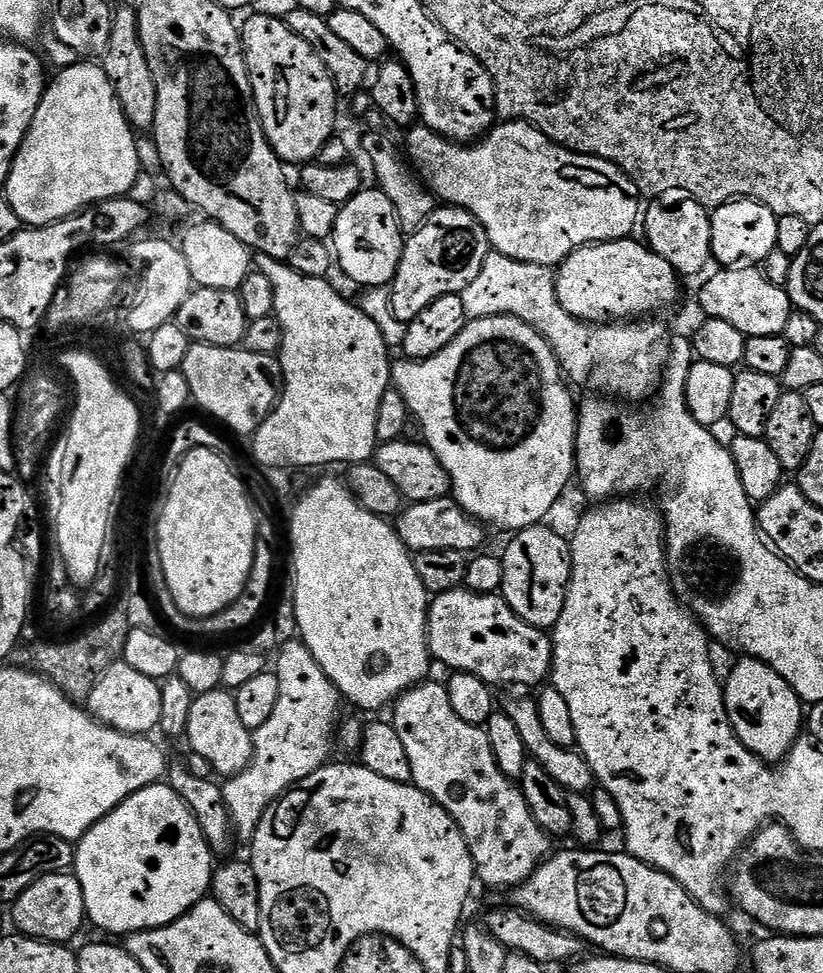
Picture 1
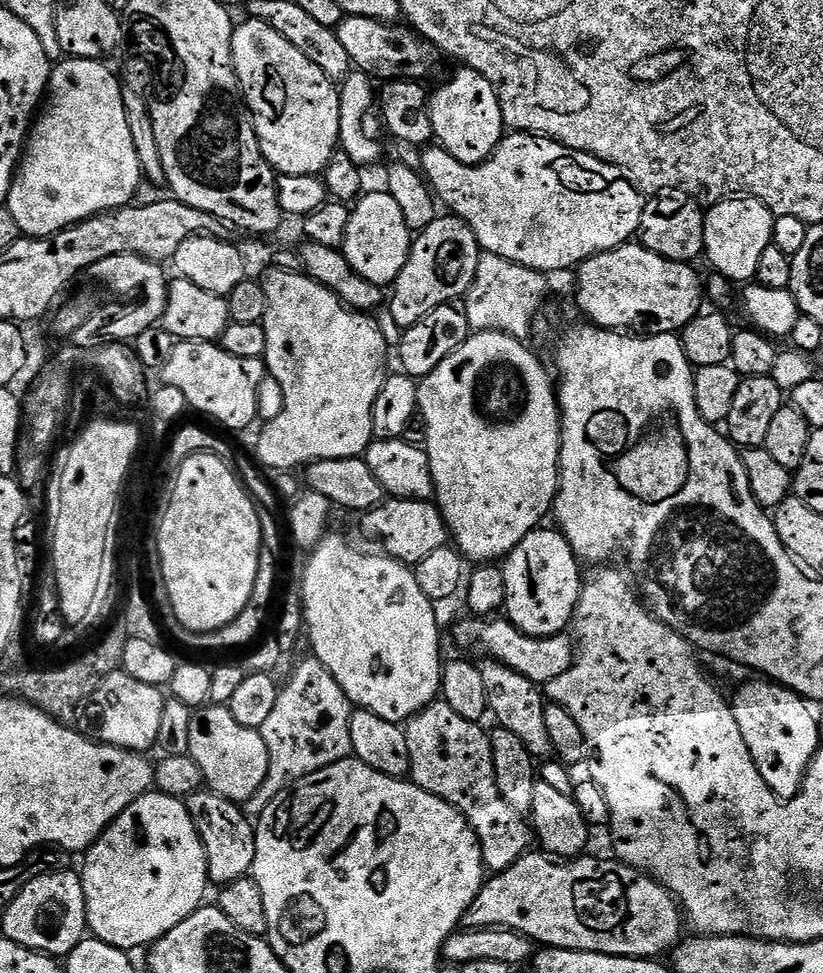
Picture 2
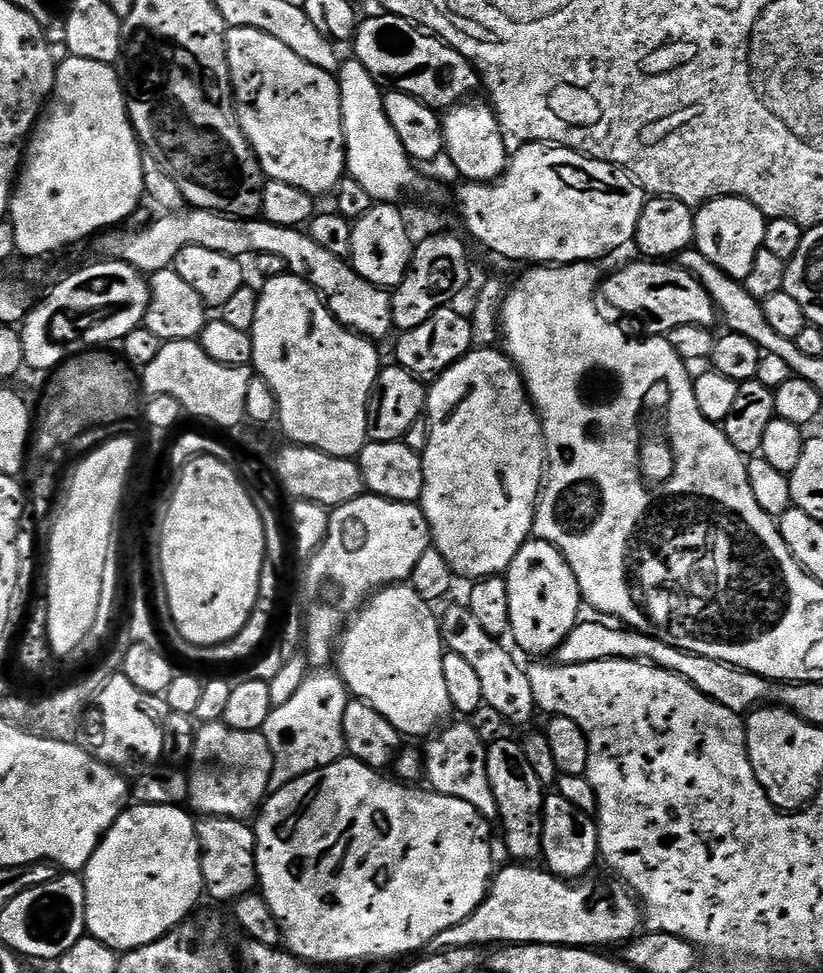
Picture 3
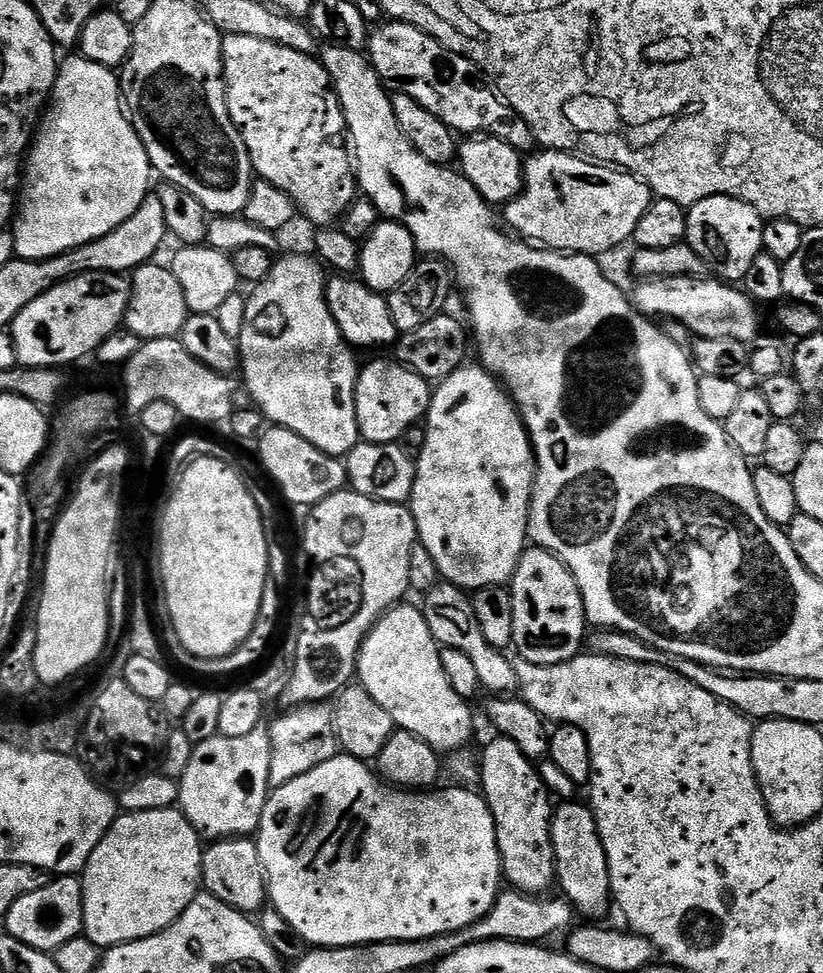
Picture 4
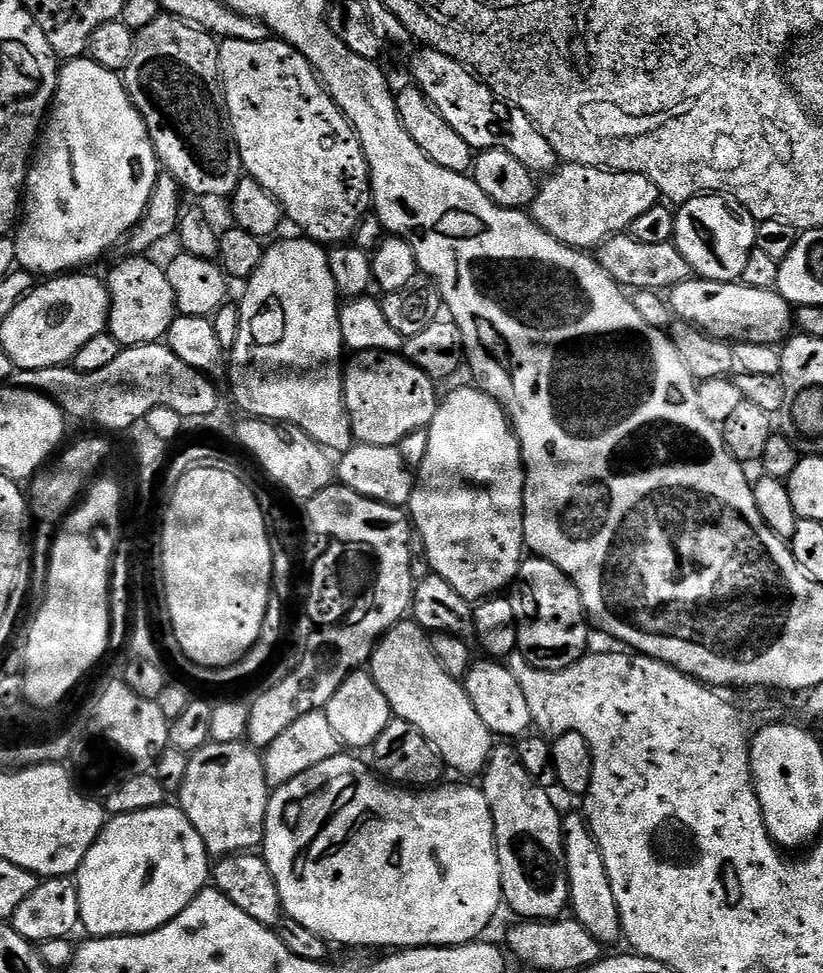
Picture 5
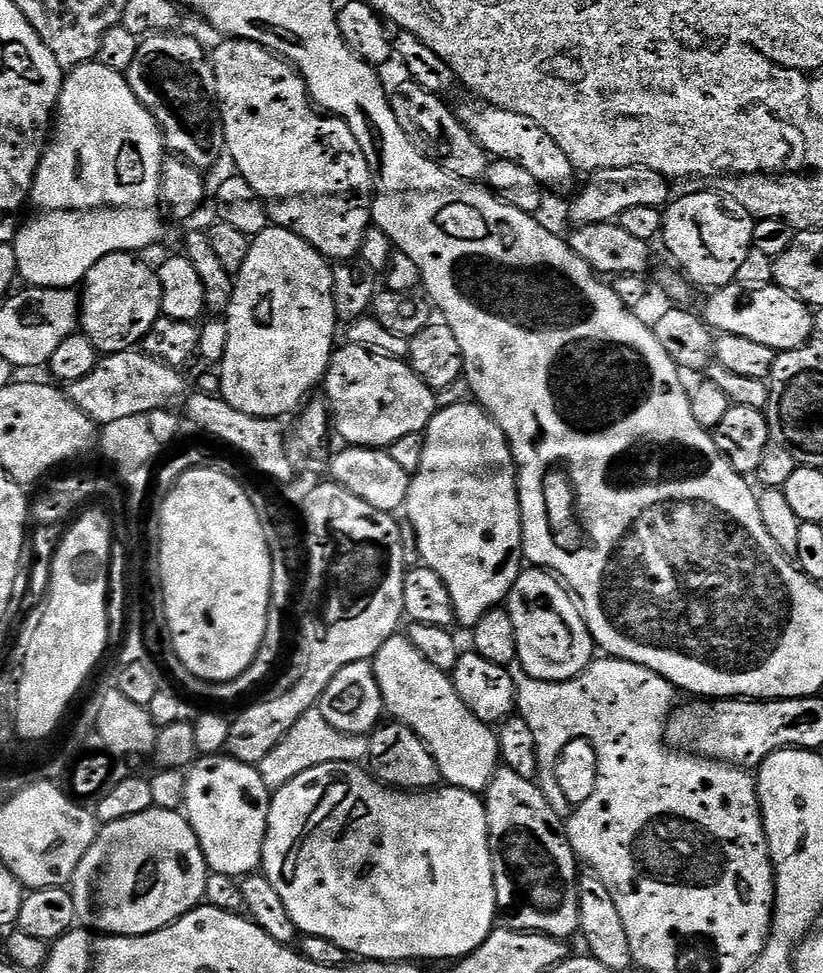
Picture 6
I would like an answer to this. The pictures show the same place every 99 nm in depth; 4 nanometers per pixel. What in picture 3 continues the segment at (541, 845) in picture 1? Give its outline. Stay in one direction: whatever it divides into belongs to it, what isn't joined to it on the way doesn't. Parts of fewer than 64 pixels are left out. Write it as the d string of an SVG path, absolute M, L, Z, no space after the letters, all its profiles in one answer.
M460 722L464 724L452 724L441 727L427 741L428 744L422 748L424 758L424 776L429 780L431 791L441 792L450 798L462 798L462 802L470 802L470 806L474 806L474 810L478 810L484 815L485 820L492 822L497 819L496 799L494 798L494 790L490 790L490 778L486 774L486 740L483 740L474 729L471 728L471 723Z

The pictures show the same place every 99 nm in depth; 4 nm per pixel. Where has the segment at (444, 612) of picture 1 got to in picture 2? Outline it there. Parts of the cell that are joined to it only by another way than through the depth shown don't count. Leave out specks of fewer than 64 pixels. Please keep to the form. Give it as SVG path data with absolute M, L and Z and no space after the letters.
M506 618L467 619L456 628L458 643L481 644L491 659L500 660L518 674L526 674L526 678L530 678L530 682L537 686L547 686L554 682L554 678L559 678L561 674L566 674L566 670L570 670L574 659L574 640L571 635L528 636L519 632Z

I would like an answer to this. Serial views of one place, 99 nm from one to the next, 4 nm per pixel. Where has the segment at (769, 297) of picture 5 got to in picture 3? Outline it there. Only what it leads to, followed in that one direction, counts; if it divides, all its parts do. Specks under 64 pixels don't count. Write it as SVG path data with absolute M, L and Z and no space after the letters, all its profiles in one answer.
M672 262L640 263L644 264L628 264L625 268L610 273L605 280L603 277L602 300L605 305L608 303L610 307L617 308L628 316L645 320L656 334L666 334L674 330L674 326L712 326L717 323L718 313L710 294L706 294L703 286L686 270Z

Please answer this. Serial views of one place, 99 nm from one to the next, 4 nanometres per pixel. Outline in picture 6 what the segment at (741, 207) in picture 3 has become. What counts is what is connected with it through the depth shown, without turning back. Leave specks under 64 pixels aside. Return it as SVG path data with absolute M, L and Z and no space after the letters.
M711 190L696 191L700 192L692 192L689 196L680 196L677 200L675 197L663 209L664 227L662 229L662 241L664 240L665 246L668 247L669 254L680 263L678 265L679 271L693 285L699 286L701 284L702 287L708 288L707 290L727 288L729 284L735 281L738 274L738 266L742 266L742 261L746 258L746 254L753 249L752 225L754 220L743 210L732 212L733 205L726 202L721 193Z

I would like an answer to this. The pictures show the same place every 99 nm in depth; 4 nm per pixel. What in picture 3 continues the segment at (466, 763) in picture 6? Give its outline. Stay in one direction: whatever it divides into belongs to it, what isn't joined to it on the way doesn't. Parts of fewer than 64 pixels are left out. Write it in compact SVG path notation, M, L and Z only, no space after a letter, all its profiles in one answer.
M411 583L390 584L387 588L381 588L379 592L371 597L370 602L365 603L360 609L358 615L345 627L338 641L338 664L340 660L340 668L338 667L338 675L344 681L345 688L355 699L365 700L374 710L378 710L378 714L382 714L382 718L386 718L386 722L390 722L390 726L394 726L400 731L401 737L408 736L424 736L428 738L433 735L449 719L448 715L453 715L454 709L450 702L450 693L446 690L446 677L442 674L442 658L446 651L444 639L440 637L440 621L437 613L434 611L433 605L427 604L426 601L412 589Z

